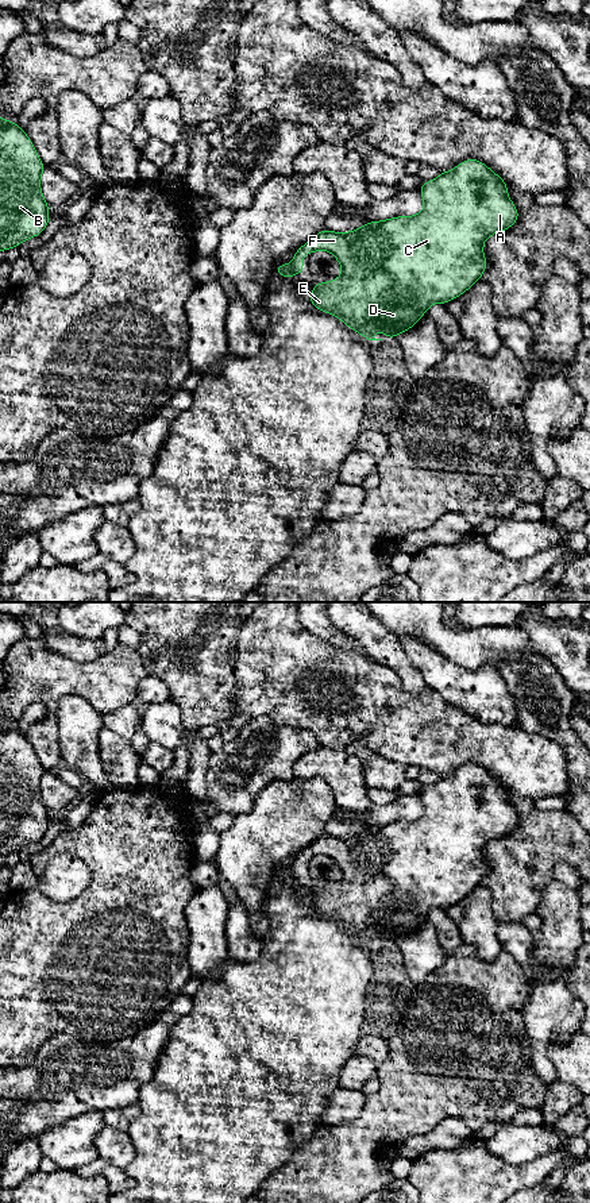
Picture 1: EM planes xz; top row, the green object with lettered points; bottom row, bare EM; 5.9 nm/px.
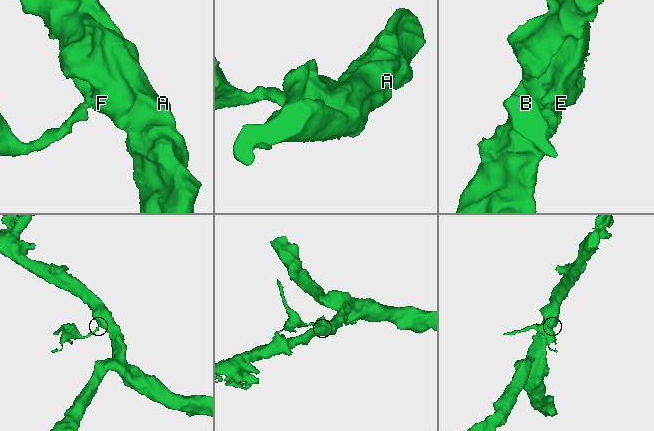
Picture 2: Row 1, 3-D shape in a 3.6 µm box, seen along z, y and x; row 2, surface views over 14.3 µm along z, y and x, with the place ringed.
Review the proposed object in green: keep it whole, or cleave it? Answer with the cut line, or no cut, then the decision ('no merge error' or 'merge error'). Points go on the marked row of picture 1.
cut in xz along (289, 265), (293, 273); merge error

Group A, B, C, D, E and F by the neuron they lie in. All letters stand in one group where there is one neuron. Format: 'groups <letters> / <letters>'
groups A C D E F / B

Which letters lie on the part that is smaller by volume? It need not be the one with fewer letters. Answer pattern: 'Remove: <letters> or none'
Remove: B

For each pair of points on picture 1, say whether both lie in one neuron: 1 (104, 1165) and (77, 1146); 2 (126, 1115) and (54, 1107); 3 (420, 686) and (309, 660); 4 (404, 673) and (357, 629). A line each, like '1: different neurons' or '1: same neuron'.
1: different neurons
2: different neurons
3: different neurons
4: same neuron

